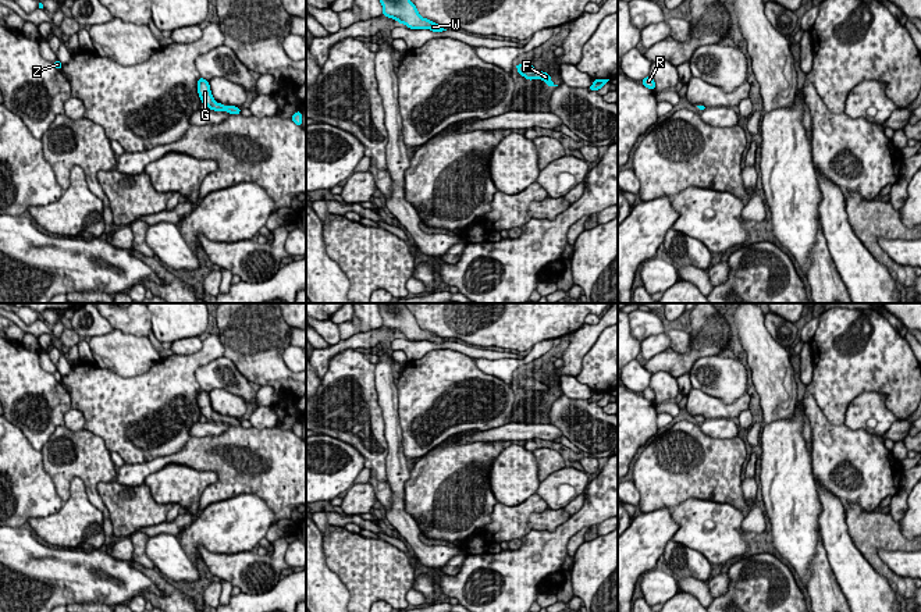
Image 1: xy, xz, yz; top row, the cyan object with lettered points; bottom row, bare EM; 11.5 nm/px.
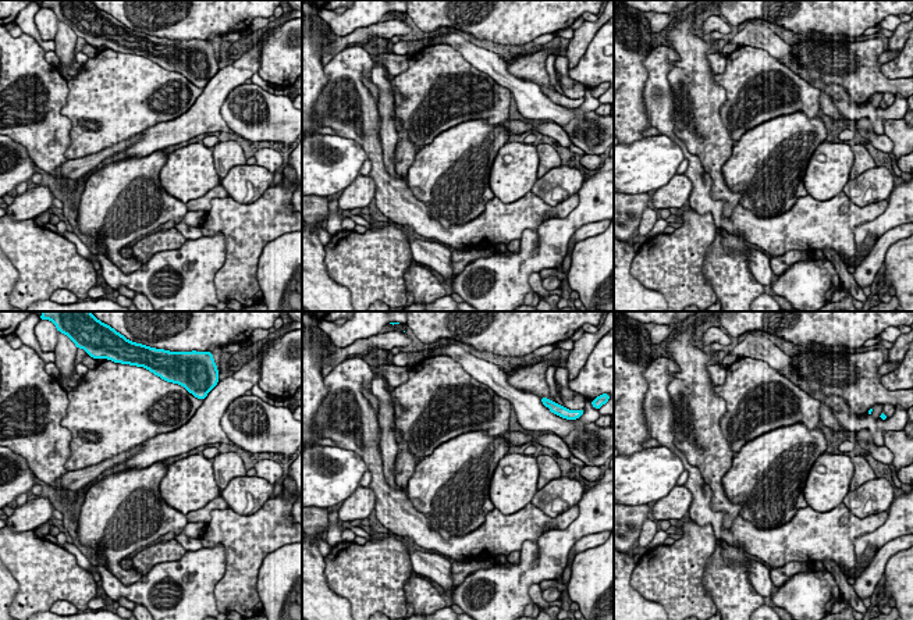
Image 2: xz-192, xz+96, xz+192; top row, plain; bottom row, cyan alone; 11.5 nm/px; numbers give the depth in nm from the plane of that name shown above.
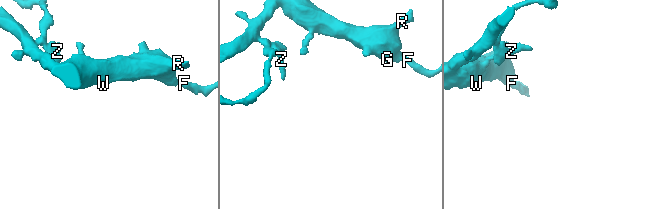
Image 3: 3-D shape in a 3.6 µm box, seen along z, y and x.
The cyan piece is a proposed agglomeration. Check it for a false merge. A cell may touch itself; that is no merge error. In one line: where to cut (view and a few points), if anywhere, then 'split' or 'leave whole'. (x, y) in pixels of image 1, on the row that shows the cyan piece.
cut none; leave whole

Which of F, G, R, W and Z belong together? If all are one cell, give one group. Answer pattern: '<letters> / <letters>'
F G R W Z

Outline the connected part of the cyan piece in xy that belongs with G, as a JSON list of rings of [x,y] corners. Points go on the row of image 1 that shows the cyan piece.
[[[202,76],[198,79],[198,93],[199,93],[199,97],[200,97],[200,102],[209,107],[209,110],[214,110],[214,111],[223,111],[225,110],[227,113],[230,114],[241,114],[241,108],[239,107],[235,107],[235,106],[224,106],[221,103],[217,103],[211,95],[211,90],[210,90],[210,85],[209,85],[209,81],[203,79]]]

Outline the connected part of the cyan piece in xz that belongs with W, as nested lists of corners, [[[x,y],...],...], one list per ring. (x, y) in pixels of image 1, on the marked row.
[[[380,0],[383,15],[392,18],[409,29],[430,29],[433,32],[447,31],[444,26],[423,18],[410,0]]]

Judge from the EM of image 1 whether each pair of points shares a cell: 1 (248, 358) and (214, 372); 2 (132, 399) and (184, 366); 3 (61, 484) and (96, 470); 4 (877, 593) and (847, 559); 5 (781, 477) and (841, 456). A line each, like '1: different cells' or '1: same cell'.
1: different cells
2: same cell
3: same cell
4: same cell
5: different cells

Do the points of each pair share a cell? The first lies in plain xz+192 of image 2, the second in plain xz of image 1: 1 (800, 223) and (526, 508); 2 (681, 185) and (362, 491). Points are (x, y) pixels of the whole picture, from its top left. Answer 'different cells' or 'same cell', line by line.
1: same cell
2: same cell

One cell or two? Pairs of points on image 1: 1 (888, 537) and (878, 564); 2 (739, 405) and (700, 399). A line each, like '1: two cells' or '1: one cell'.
1: one cell
2: one cell

